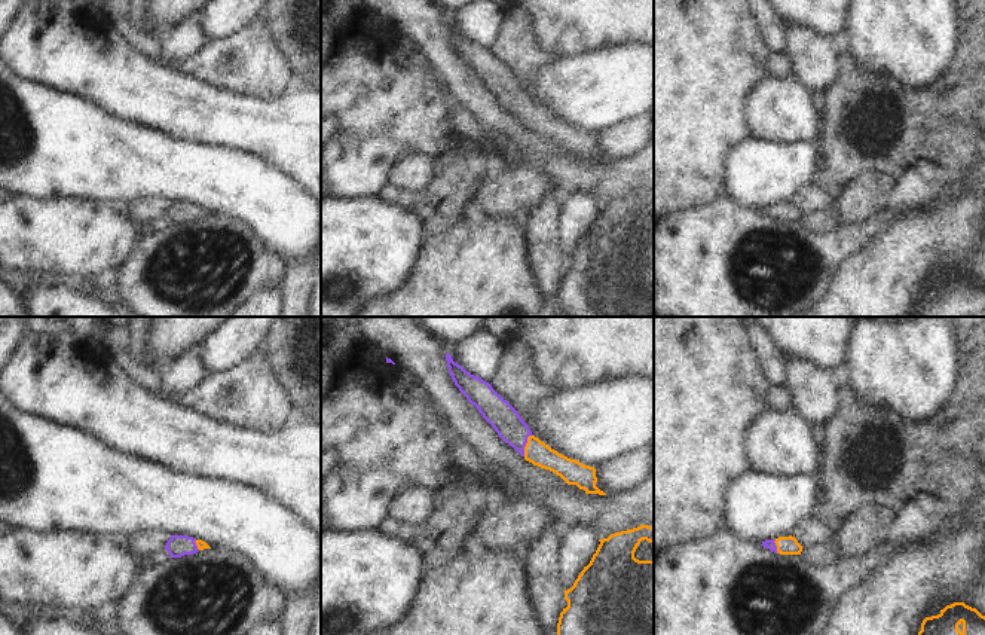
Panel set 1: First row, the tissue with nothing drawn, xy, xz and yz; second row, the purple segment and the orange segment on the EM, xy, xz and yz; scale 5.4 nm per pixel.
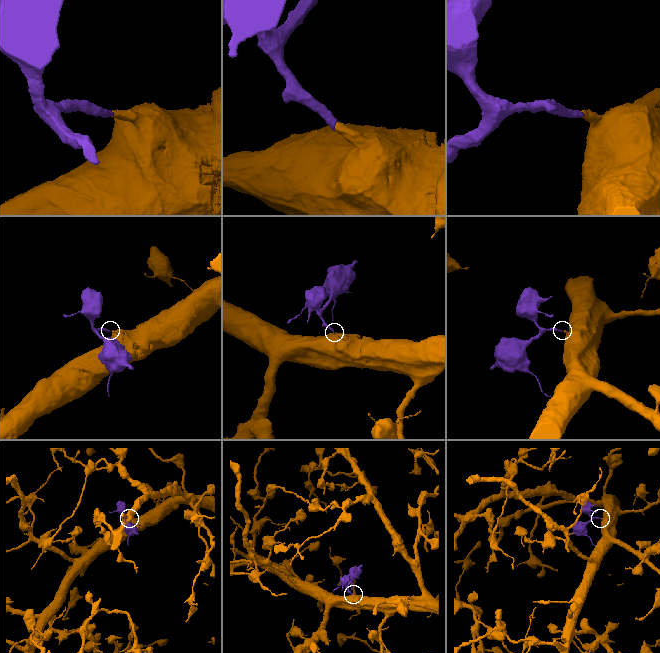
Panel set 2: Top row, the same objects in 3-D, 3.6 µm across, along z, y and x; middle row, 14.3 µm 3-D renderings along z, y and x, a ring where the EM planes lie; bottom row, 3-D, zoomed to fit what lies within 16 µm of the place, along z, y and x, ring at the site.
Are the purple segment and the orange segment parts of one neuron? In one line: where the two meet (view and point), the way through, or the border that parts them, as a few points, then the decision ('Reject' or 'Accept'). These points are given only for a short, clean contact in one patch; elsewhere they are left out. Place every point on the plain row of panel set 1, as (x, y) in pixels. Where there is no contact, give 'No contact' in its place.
Touches purple at xz (525, 112). Path across: xz (499, 81), (525, 112), (537, 119). Accept

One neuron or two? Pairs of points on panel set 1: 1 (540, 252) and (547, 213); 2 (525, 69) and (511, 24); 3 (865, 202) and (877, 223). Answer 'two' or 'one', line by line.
1: one
2: one
3: two

